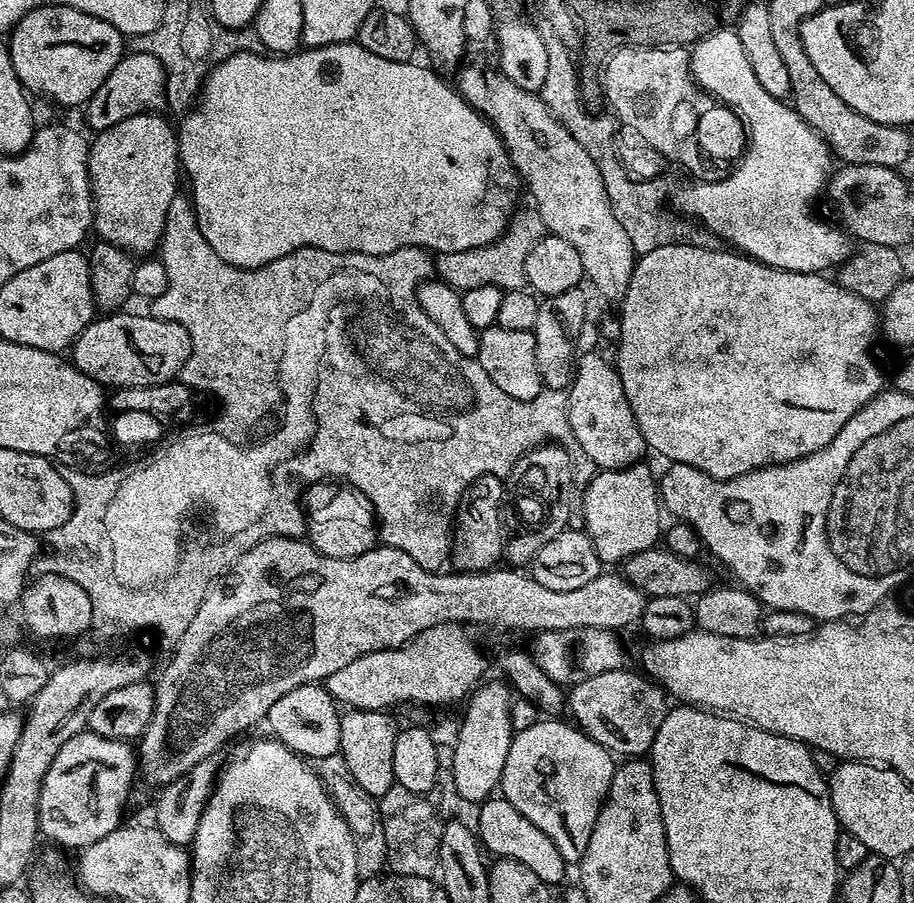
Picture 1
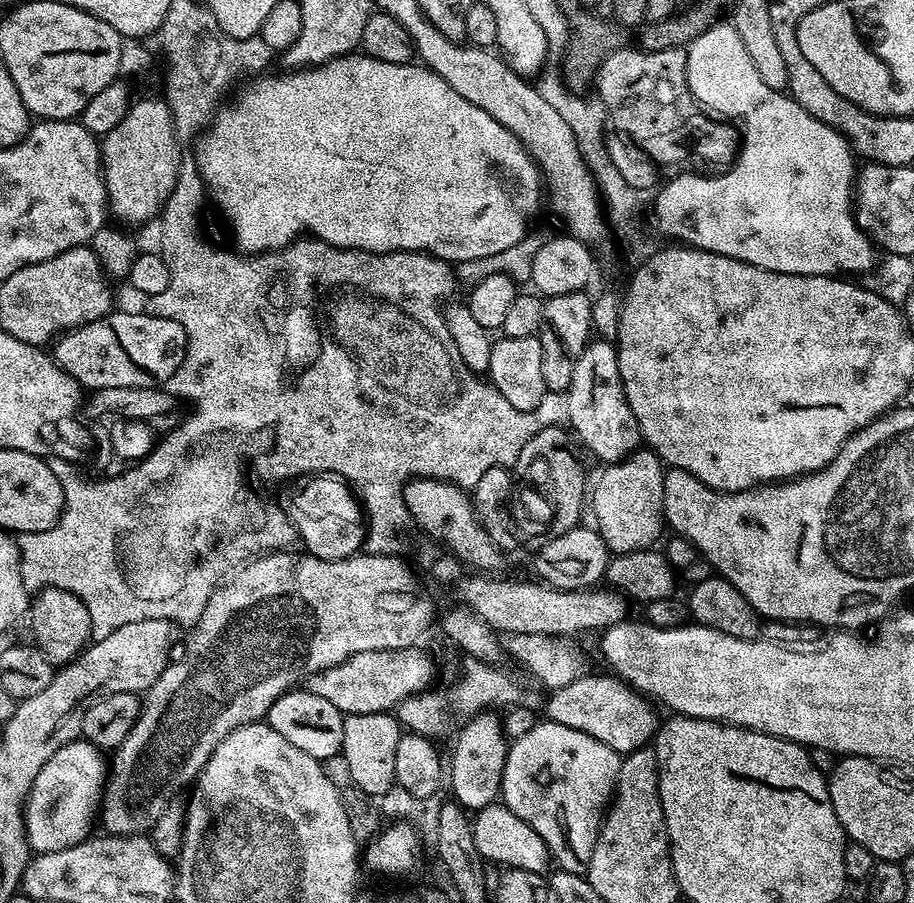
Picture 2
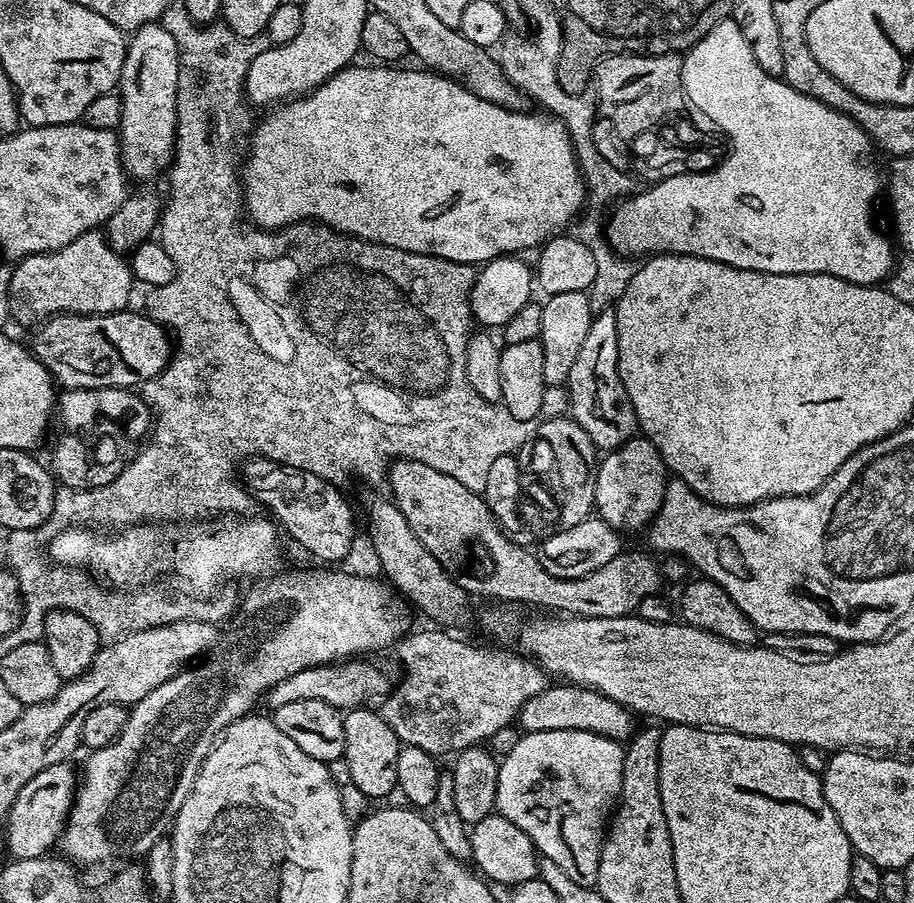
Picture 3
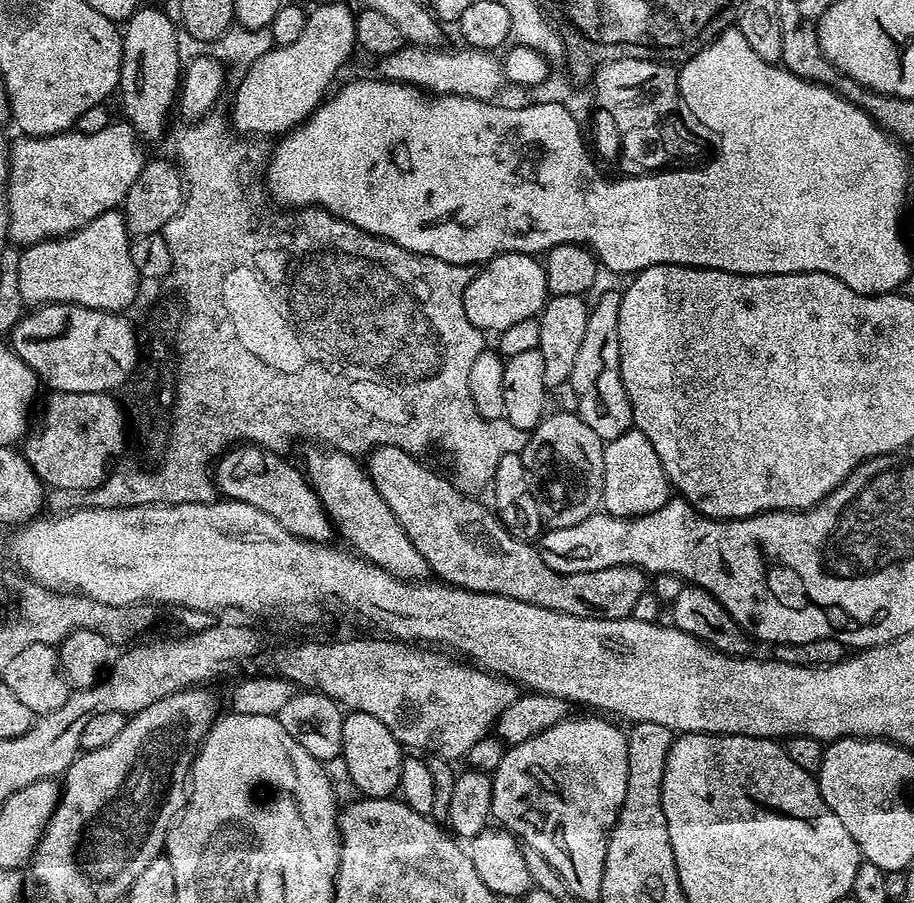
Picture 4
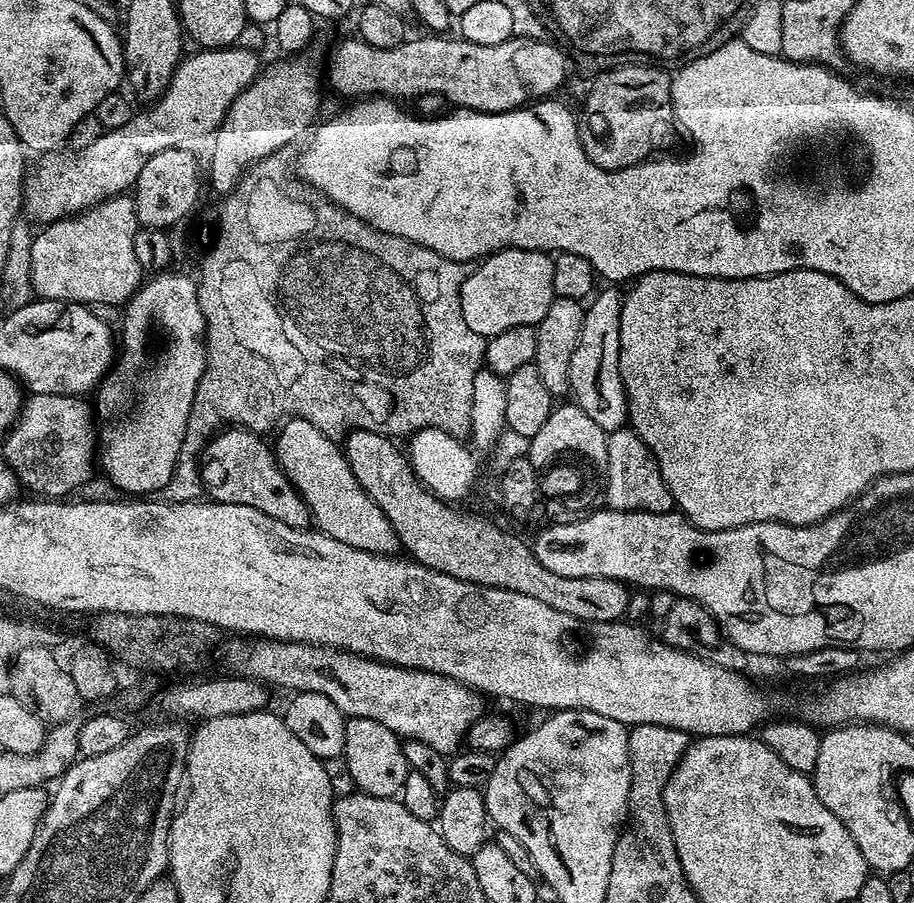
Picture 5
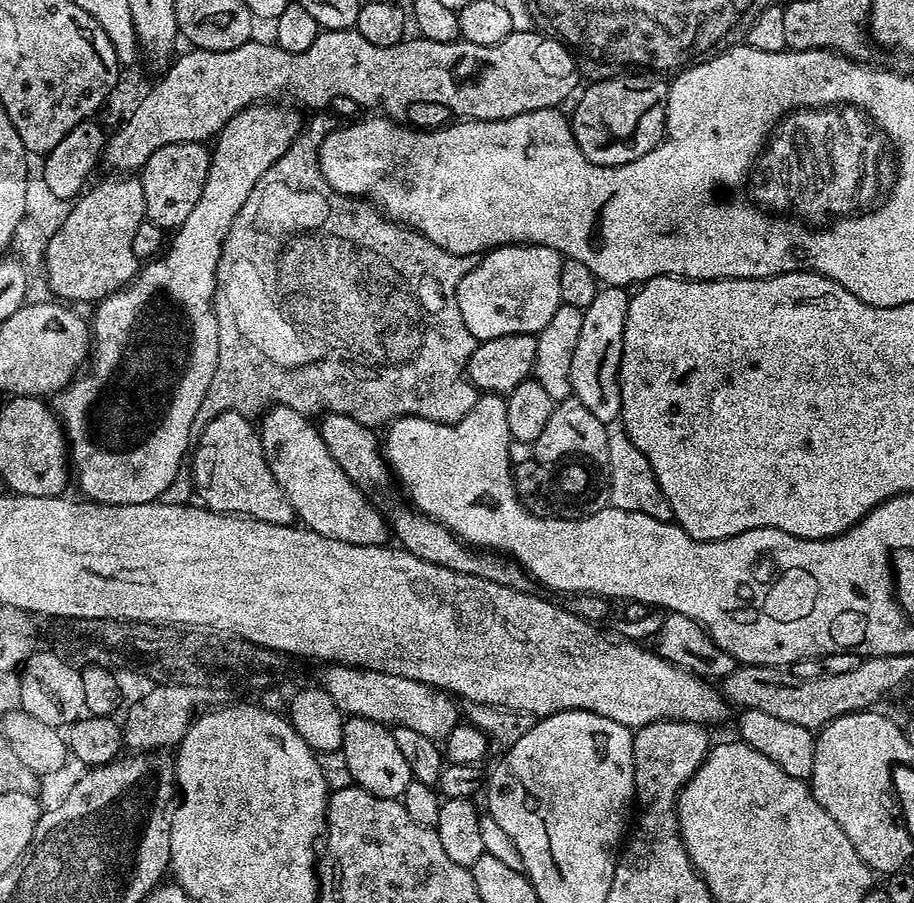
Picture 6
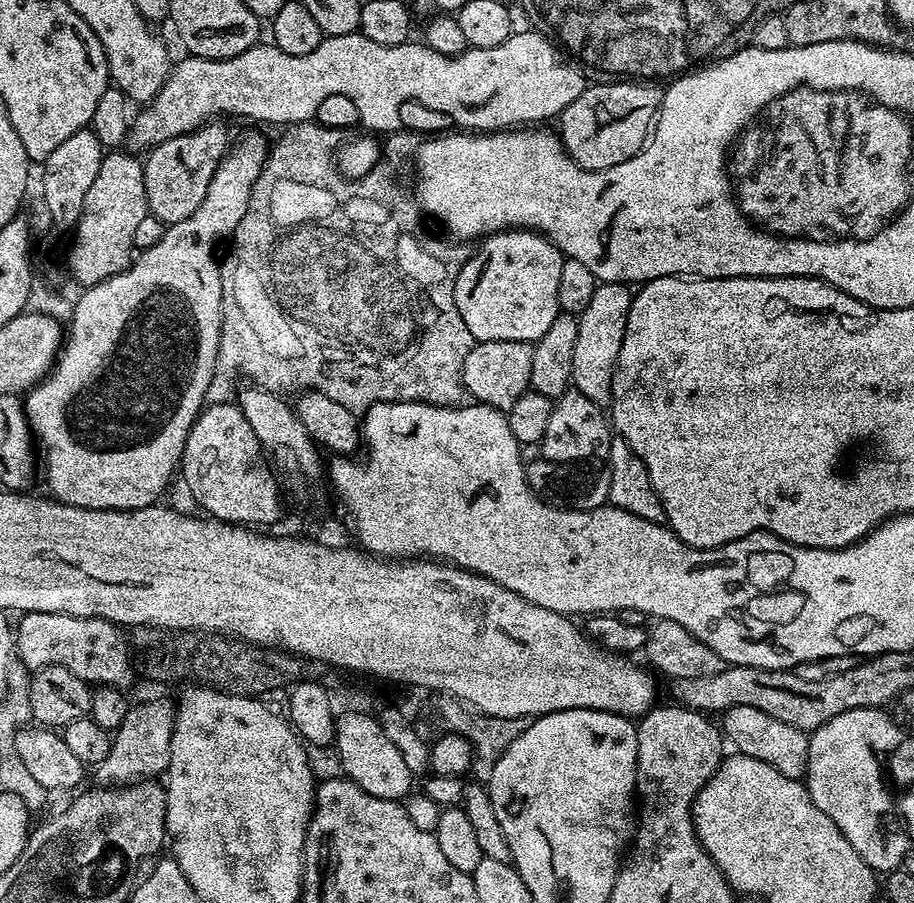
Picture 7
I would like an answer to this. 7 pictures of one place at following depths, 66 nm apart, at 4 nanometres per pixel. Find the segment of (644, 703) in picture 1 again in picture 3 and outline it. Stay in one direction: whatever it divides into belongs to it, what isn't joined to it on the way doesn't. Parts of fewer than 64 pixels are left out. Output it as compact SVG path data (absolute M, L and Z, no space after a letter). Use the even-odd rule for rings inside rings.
M556 682L534 694L534 698L522 705L518 727L524 734L546 730L586 730L624 742L633 735L632 720L633 713L614 702L614 698L606 698L606 694L596 692L592 688L578 688L567 682Z

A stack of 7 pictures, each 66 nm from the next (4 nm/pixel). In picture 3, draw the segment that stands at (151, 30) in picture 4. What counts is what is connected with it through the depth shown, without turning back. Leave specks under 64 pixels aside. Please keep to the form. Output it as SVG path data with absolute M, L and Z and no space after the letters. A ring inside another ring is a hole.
M153 22L136 29L131 33L130 39L127 41L128 57L124 59L122 66L122 74L118 85L118 95L122 102L122 118L118 129L121 162L124 165L124 171L134 181L136 180L152 180L155 176L163 177L169 171L172 163L172 154L176 151L176 95L178 94L178 78L180 77L180 51L178 50L178 42L174 42L174 34L170 34L170 30L166 30L163 23Z

